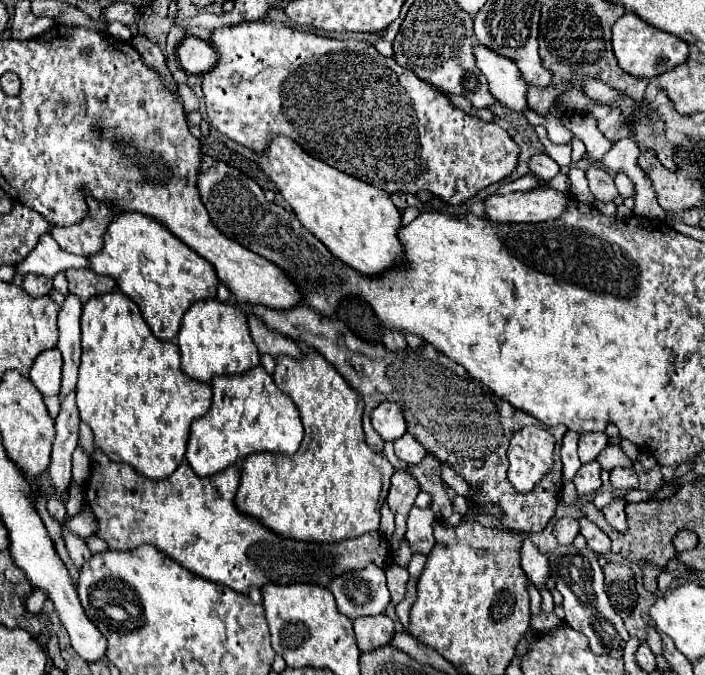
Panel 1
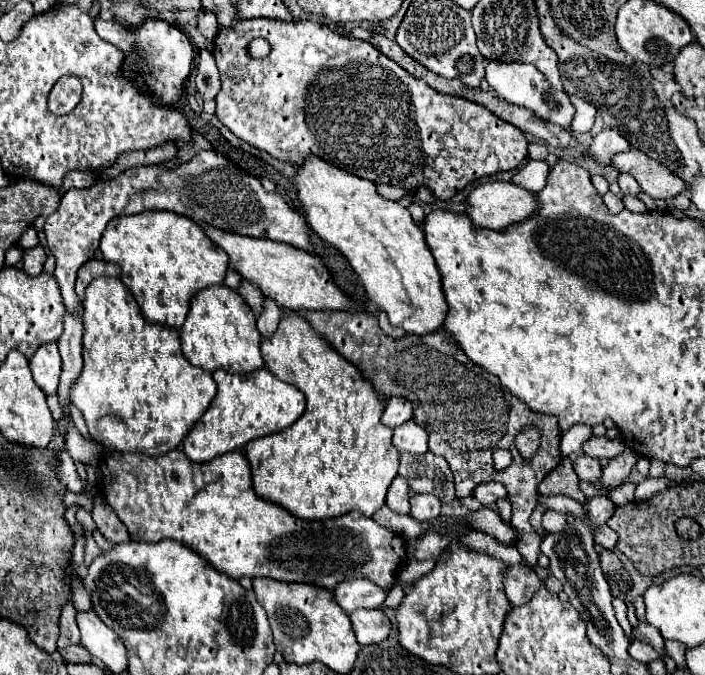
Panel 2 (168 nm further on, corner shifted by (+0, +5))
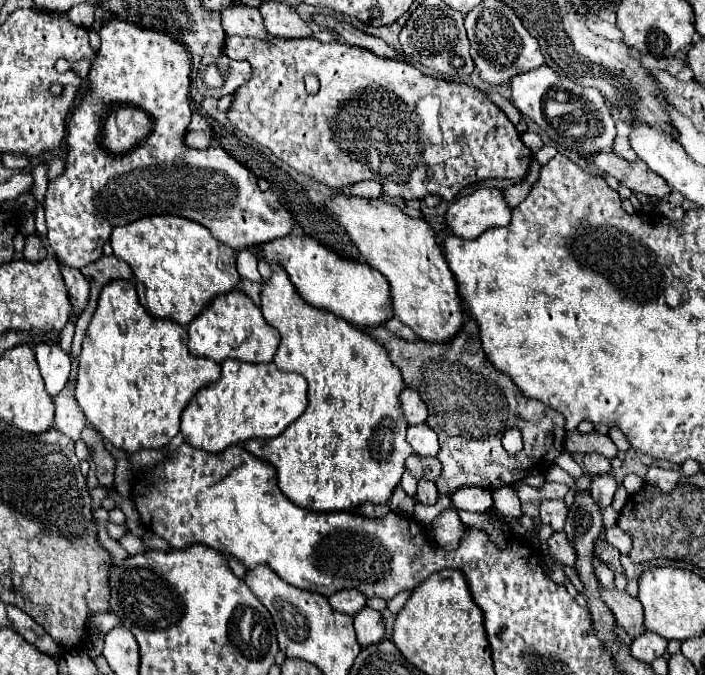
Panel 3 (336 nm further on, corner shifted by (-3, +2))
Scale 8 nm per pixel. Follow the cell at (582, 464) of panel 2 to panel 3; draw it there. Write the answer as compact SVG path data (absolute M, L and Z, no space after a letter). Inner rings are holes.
M587 454L583 458L583 464L585 464L585 470L591 474L591 476L599 476L599 474L607 474L611 470L611 462L601 456L601 454Z

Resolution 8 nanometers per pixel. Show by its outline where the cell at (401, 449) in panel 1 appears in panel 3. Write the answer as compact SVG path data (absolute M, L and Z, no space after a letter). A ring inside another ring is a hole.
M419 424L419 426L411 426L407 430L407 442L413 446L413 450L421 456L437 456L439 452L439 442L437 442L437 434L427 426L427 424Z

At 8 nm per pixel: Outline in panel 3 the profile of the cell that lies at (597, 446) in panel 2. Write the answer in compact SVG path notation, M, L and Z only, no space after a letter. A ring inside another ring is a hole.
M577 430L575 432L569 432L565 436L565 448L573 454L573 452L581 452L581 454L601 454L605 458L615 458L617 456L617 446L611 442L609 436L603 436L599 432L591 432L591 434L579 434Z

